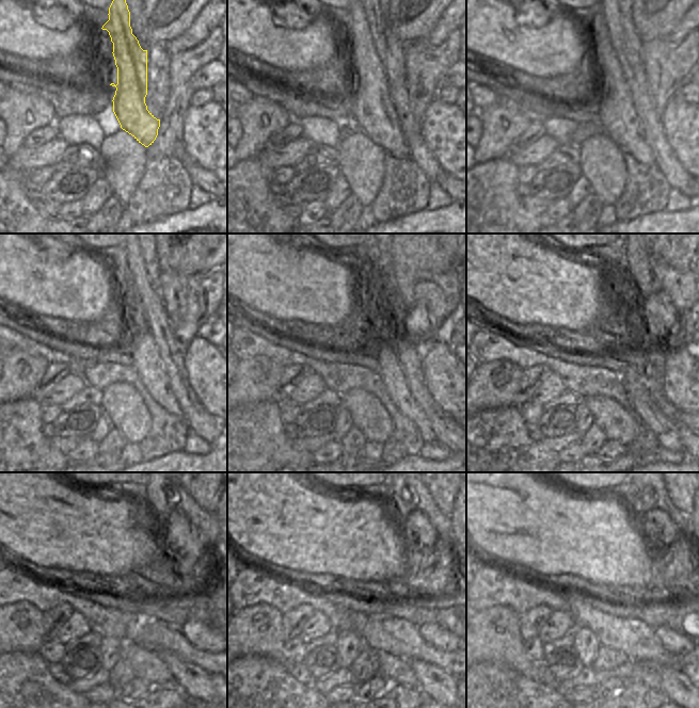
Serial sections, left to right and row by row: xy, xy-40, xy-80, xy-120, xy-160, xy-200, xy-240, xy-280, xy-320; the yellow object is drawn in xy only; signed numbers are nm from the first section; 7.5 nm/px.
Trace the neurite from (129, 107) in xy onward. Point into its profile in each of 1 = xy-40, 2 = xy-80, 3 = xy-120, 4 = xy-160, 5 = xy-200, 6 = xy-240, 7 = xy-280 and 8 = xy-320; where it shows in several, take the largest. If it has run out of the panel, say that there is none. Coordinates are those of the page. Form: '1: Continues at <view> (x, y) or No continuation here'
1: Continues at xy-40 (372, 108)
2: Continues at xy-80 (610, 98)
3: Continues at xy-120 (137, 341)
4: Continues at xy-160 (382, 349)
5: Continues at xy-200 (667, 432)
6: Continues at xy-240 (193, 681)
7: Continues at xy-280 (433, 682)
8: Continues at xy-320 (677, 686)

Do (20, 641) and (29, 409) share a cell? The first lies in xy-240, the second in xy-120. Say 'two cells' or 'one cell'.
two cells

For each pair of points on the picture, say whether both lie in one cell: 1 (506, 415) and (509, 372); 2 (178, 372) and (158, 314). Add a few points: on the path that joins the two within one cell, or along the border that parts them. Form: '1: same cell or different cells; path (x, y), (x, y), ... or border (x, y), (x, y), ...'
1: different cells; border (515, 404), (485, 408), (482, 411)
2: same cell; path (172, 357), (172, 353), (159, 328)

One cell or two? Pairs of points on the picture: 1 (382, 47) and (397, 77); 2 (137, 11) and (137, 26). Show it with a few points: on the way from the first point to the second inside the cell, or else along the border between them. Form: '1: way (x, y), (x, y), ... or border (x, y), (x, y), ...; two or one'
1: border (383, 30), (387, 46), (386, 64), (384, 66); two
2: way (137, 14), (137, 22); one

